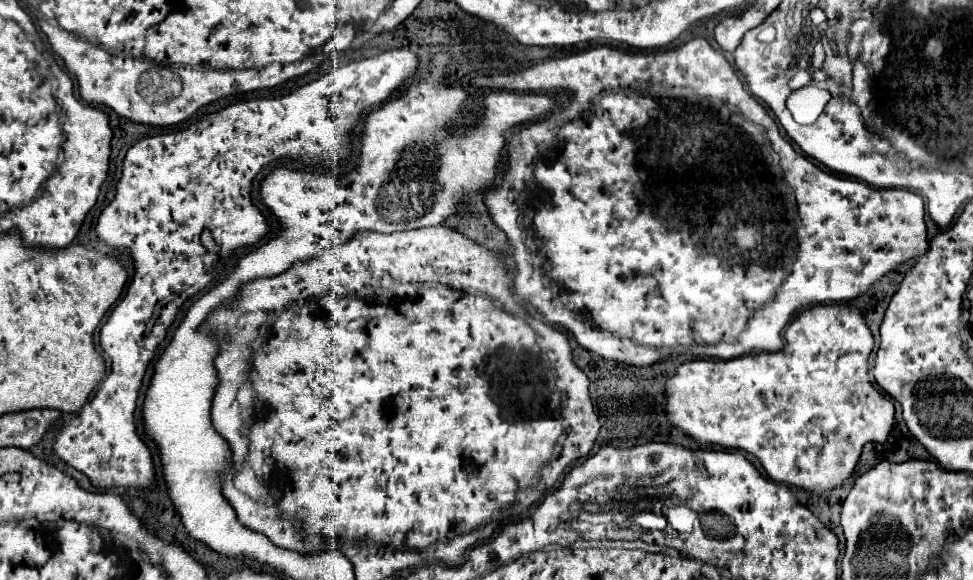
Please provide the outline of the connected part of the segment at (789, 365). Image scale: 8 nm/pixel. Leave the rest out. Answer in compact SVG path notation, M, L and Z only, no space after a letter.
M813 306L813 308L807 308L785 330L785 342L787 342L787 346L783 346L777 352L755 352L755 354L747 354L741 358L733 358L733 360L685 362L677 370L677 374L667 380L667 416L669 416L669 422L673 426L681 428L683 432L693 436L695 440L721 444L727 448L741 448L741 450L757 456L771 480L783 482L783 484L793 484L793 486L805 488L809 492L821 494L821 492L827 492L827 490L839 486L853 472L853 468L861 456L863 444L885 442L885 438L893 426L893 402L885 400L885 396L873 388L873 382L869 376L869 356L873 350L873 336L865 324L863 314L857 308L853 308L853 306Z

